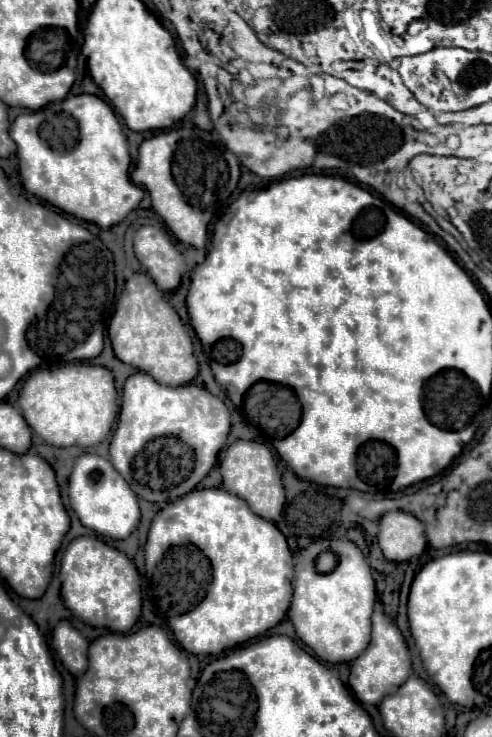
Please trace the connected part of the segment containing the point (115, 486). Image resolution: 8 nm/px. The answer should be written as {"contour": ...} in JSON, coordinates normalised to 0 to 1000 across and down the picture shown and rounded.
{"contour":[[[167,616],[142,643],[138,654],[138,673],[142,673],[142,687],[159,697],[163,708],[199,722],[203,727],[232,730],[232,733],[252,733],[264,727],[264,722],[280,714],[285,706],[285,689],[280,689],[280,676],[260,662],[260,654],[228,635],[224,624],[195,619],[195,616]]]}

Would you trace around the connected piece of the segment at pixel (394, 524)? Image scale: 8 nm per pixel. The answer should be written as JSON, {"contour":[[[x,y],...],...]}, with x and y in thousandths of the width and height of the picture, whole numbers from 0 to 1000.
{"contour":[[[817,692],[785,695],[772,703],[768,735],[785,760],[829,763],[850,757],[866,744],[862,711]]]}

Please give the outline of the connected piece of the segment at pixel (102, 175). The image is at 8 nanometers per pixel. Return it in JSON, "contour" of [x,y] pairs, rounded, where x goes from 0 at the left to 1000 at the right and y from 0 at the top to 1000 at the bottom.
{"contour":[[[138,130],[114,141],[89,144],[85,149],[41,155],[20,171],[20,185],[37,198],[37,228],[53,261],[102,274],[142,293],[199,304],[203,309],[224,309],[276,285],[293,269],[293,258],[264,242],[264,206],[248,171],[228,147],[199,130]]]}

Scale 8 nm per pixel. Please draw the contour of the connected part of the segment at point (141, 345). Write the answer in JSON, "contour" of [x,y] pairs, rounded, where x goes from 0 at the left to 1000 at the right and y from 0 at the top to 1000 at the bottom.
{"contour":[[[272,372],[256,383],[220,442],[220,456],[240,488],[301,505],[313,516],[325,516],[325,521],[382,521],[402,505],[394,469],[366,429],[333,407],[333,396],[325,396],[297,372]]]}

